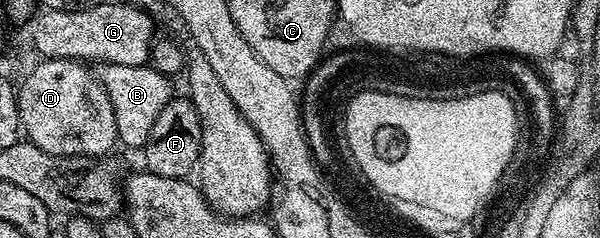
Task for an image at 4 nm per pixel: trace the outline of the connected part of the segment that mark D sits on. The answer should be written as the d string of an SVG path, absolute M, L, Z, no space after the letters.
M46 58L38 61L36 65L34 65L33 70L30 71L28 75L20 79L19 89L17 90L17 111L21 117L21 129L24 137L28 139L28 141L37 145L43 152L64 154L65 156L75 156L76 154L81 154L84 158L101 158L102 156L105 156L105 153L107 153L113 145L115 147L118 145L119 139L117 137L117 121L115 120L115 112L111 106L111 100L103 88L100 77L98 77L94 71L92 74L92 72L85 66L88 65L82 64L80 61L72 58Z

